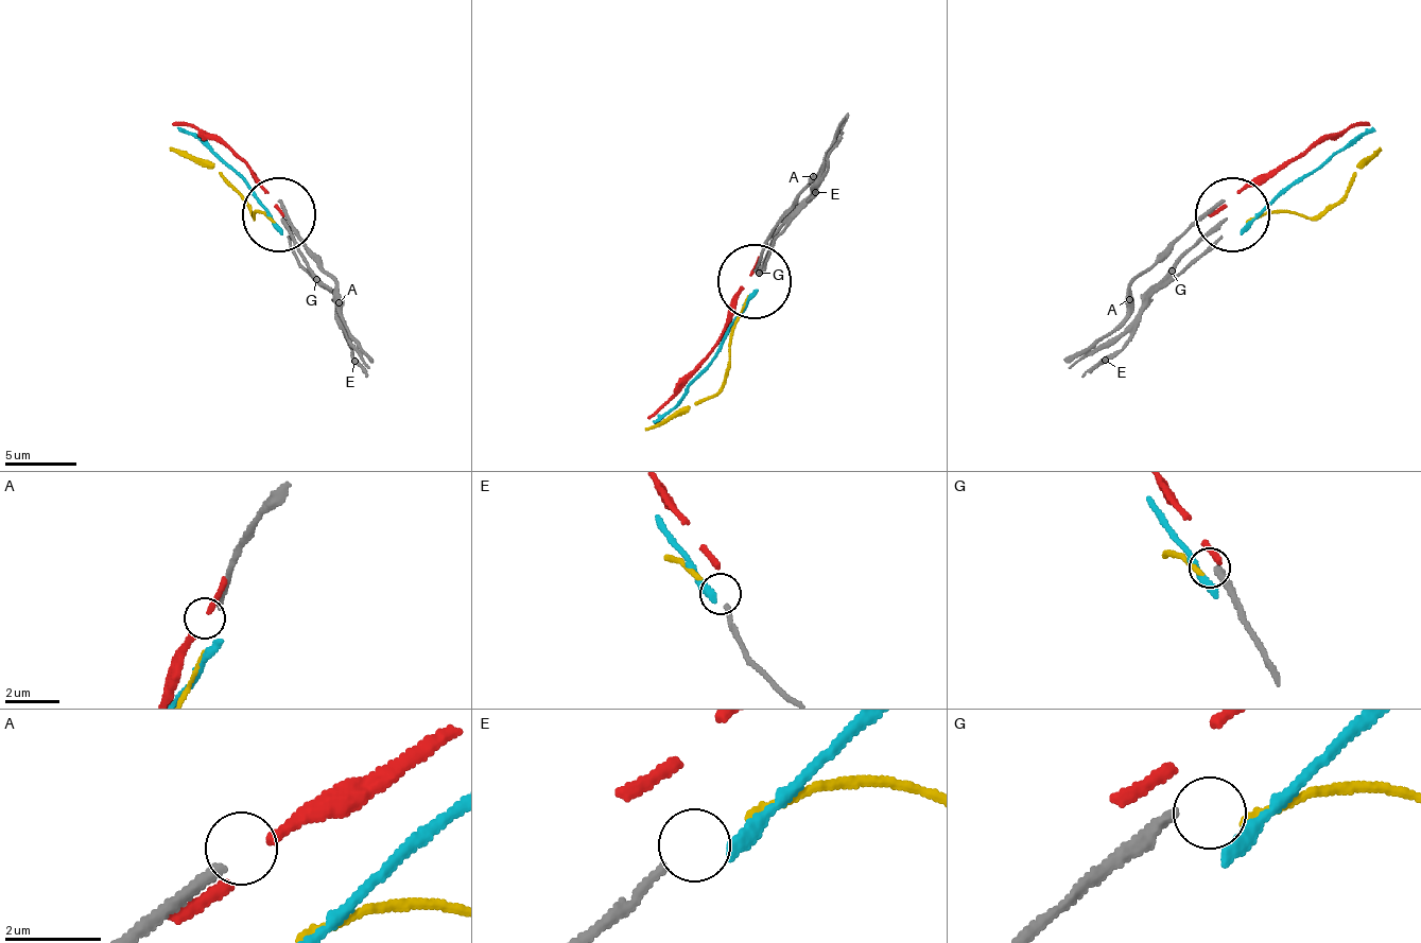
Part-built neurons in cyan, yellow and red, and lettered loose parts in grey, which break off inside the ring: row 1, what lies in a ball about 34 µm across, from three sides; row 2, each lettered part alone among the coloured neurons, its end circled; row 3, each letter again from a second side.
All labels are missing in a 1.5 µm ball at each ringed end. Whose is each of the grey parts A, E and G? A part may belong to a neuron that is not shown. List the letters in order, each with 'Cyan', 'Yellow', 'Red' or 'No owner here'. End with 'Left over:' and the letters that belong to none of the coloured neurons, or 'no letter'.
A: No owner here
E: No owner here
G: No owner here
Left over: A, E, G

